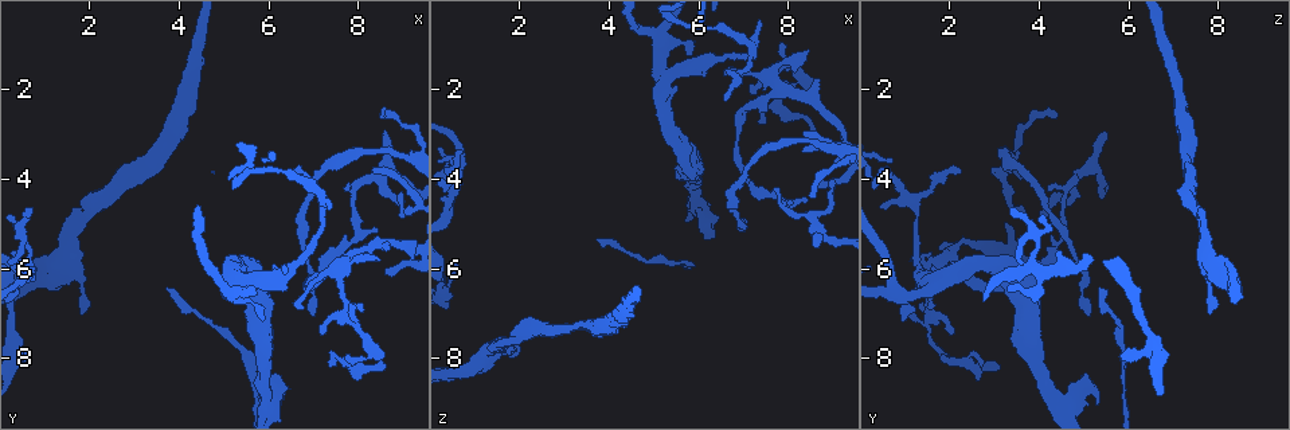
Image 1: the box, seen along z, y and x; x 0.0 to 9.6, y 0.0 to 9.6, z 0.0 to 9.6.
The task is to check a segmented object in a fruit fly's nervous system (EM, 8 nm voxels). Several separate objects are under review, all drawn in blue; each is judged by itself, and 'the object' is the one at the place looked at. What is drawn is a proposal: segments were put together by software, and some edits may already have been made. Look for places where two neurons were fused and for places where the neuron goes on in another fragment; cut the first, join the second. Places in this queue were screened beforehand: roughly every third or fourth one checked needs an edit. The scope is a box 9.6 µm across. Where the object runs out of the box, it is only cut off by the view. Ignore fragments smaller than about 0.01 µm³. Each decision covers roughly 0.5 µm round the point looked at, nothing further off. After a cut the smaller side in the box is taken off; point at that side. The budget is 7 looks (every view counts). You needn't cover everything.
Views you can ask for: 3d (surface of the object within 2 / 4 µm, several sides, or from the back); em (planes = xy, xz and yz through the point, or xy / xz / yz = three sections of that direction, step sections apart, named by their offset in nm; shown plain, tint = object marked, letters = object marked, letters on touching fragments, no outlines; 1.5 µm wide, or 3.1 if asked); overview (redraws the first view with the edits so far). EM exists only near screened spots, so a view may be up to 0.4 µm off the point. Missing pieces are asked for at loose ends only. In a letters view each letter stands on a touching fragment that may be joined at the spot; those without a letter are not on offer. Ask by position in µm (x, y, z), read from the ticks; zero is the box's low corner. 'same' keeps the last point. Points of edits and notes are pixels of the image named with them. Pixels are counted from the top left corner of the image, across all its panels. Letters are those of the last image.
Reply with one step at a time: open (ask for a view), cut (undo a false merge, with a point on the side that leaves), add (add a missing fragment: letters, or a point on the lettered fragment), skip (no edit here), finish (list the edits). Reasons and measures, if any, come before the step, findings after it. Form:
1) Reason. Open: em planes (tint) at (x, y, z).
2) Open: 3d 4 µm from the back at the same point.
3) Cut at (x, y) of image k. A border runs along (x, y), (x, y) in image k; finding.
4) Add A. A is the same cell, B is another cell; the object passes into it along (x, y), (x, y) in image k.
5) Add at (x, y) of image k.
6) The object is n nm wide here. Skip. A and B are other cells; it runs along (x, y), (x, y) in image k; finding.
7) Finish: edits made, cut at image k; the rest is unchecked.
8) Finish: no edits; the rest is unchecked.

Branch point. Open: em planes (plain) at (0.65, 5.90, 3.85).

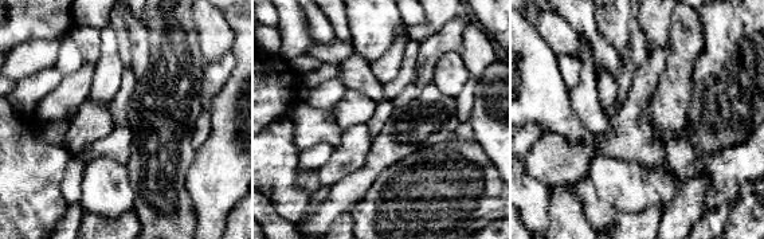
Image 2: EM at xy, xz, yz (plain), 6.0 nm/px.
What lies round it. Open: em planes (letters) at the same point.

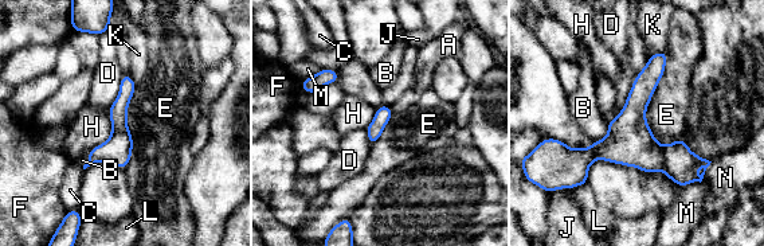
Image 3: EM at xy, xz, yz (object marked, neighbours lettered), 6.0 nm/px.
The object is 100 nm wide here; the longest contact is with E, 600 nm. Skip. A, B, C, D, E, F, H, J, K, L, M and N are other cells; one neuron here.

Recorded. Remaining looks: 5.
Thick turns thin. Open: em planes (letters) at (6.90, 5.70, 1.30).

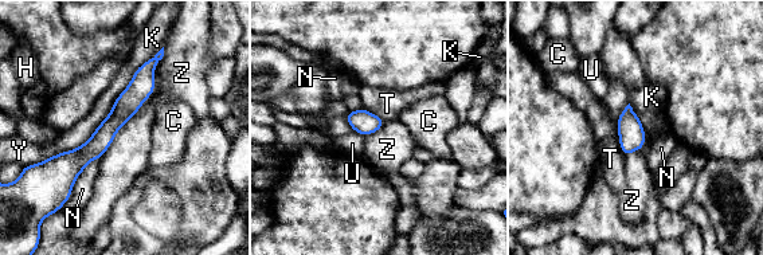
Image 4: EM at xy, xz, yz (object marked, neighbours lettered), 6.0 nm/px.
The object is 150 nm wide here. Skip. C, H, K, N, T, U, Y and Z are other cells; it runs along (155, 59), (69, 171), (69, 189) in image 4; continuous, no second neuron.

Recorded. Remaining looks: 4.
An open end. Open: em planes (letters) at (5.90, 7.10, 0.95).

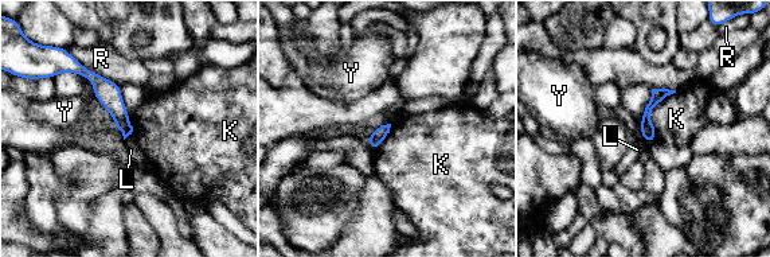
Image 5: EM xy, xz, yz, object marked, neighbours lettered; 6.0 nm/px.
The longest contact is with R, 340 nm. Skip. K, L, R and Y are other cells; a border runs along (676, 92), (651, 113), (655, 140) in image 5; none of them fits.

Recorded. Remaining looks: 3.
Finish: no edits; the rest is unchecked.

